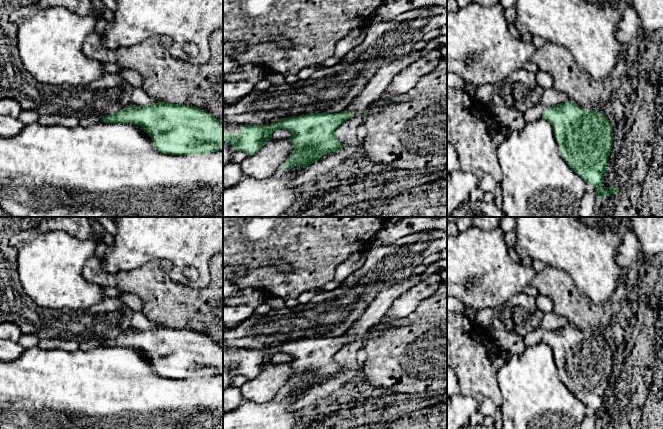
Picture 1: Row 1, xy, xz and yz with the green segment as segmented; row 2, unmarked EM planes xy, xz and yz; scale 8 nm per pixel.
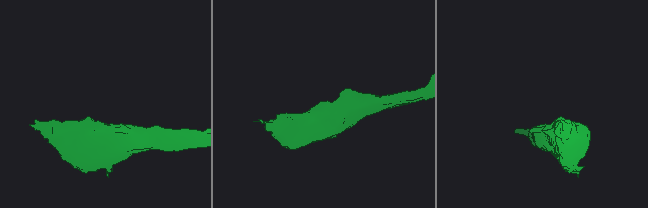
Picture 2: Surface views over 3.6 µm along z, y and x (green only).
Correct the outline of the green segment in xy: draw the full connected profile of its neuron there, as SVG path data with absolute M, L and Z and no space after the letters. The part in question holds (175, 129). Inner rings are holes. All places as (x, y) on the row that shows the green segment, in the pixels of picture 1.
M163 101L147 106L130 104L115 114L103 116L101 122L138 125L152 138L154 149L165 154L191 155L223 151L223 121L198 107Z

